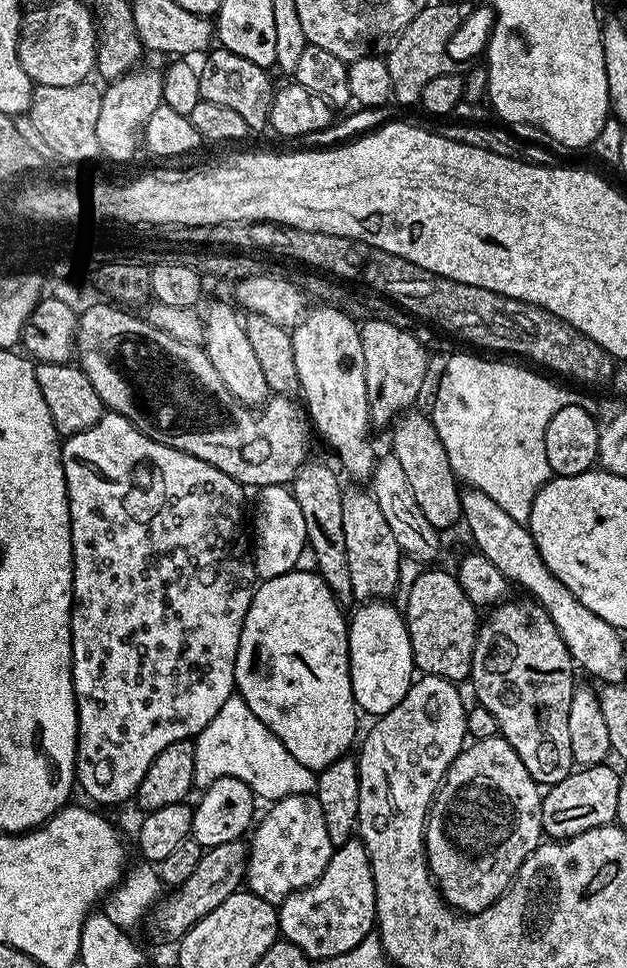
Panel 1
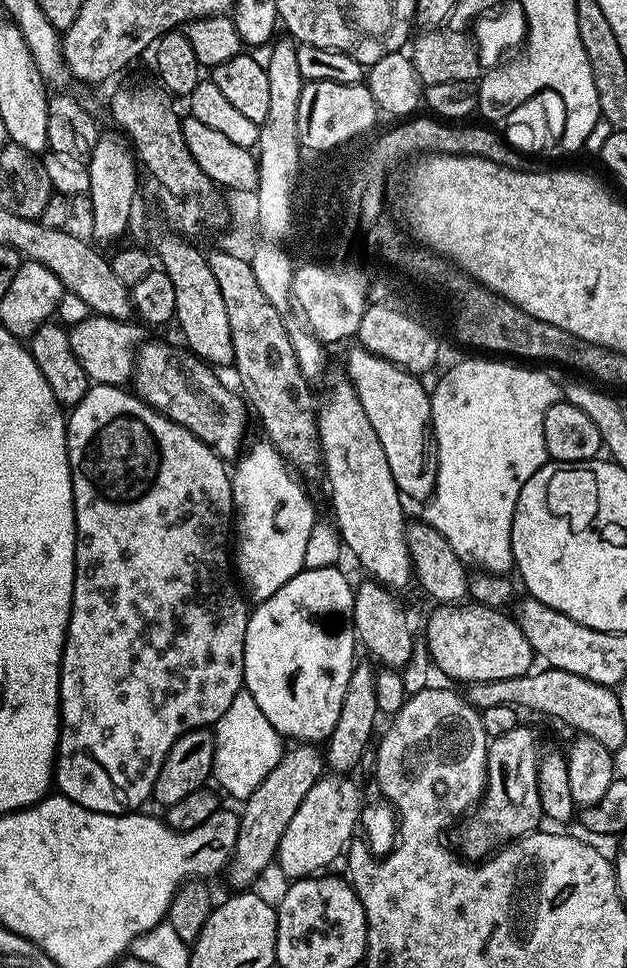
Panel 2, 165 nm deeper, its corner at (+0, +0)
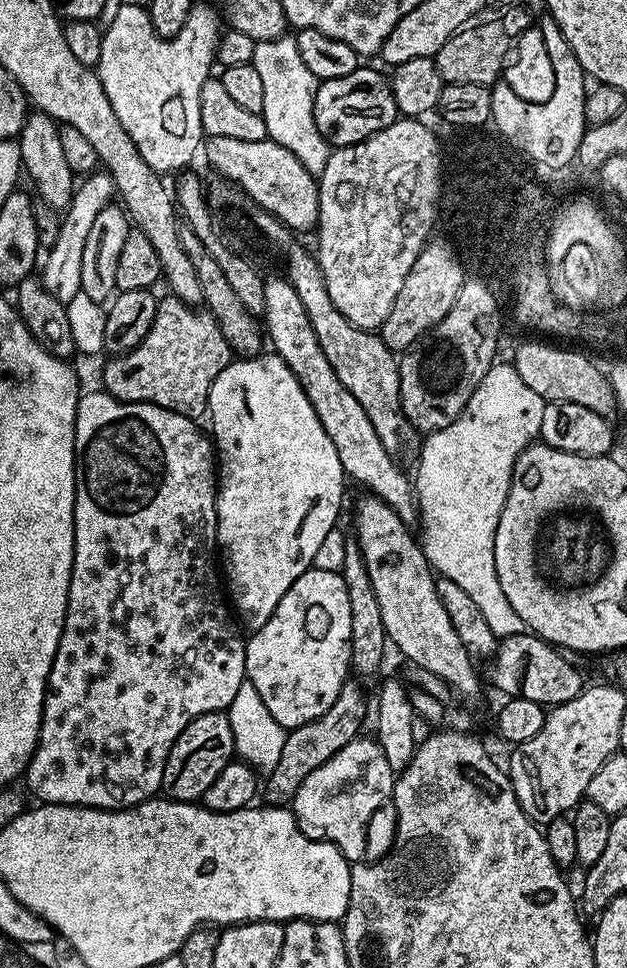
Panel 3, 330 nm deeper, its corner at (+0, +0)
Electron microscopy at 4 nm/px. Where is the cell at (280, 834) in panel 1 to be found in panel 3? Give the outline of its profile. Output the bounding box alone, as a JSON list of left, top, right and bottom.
[290,738,394,862]

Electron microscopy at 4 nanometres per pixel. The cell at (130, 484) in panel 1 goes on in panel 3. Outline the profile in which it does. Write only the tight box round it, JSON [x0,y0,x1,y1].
[26,390,245,808]

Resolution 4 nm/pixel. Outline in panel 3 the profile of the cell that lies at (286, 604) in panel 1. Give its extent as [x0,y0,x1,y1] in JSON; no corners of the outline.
[244,566,350,730]

